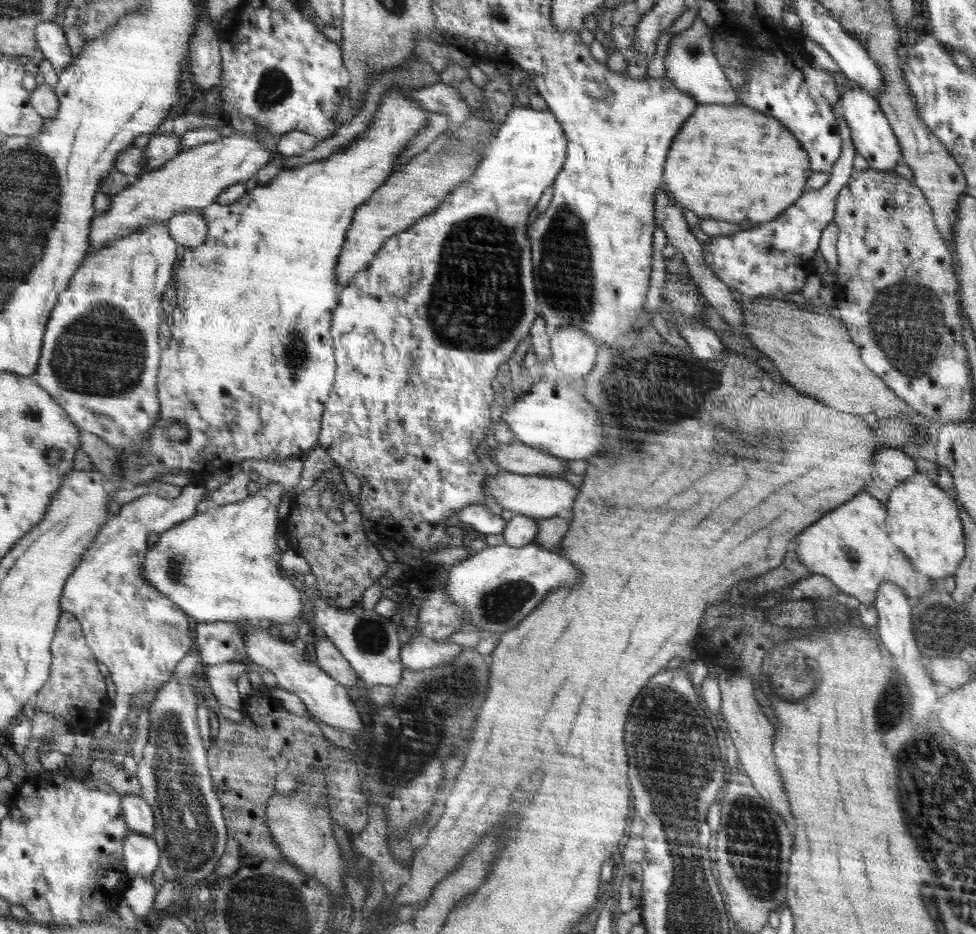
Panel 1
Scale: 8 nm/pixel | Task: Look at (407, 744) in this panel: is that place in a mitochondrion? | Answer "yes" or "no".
yes

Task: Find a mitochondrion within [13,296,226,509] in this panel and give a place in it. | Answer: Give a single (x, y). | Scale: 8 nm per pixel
(102, 353)

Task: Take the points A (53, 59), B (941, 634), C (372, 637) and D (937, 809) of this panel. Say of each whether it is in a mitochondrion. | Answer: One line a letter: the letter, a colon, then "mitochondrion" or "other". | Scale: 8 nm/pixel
A: other
B: mitochondrion
C: mitochondrion
D: mitochondrion

